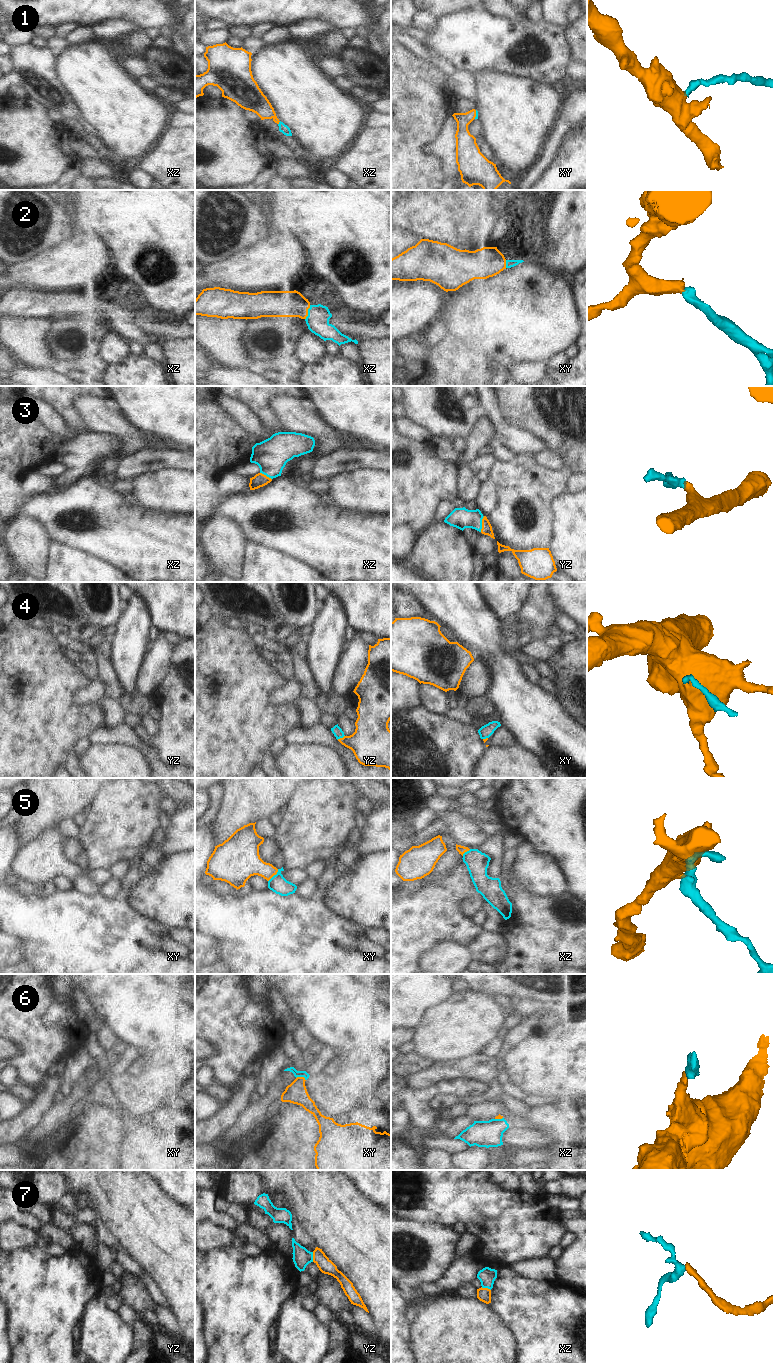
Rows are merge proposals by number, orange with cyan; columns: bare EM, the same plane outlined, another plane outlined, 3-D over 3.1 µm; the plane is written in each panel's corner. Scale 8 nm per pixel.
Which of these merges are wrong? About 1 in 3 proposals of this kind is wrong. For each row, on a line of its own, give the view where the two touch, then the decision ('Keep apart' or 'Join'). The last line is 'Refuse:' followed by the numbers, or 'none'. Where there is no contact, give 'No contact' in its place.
1: Touches orange in xz. Join
2: Touches orange in xz. Join
3: Touches orange in yz. Join
4: Touches orange in yz. Join
5: Touches orange in xy. Keep apart
6: Touches orange in xy. Keep apart
7: Touches orange in yz. Join
Refuse: 5, 6.

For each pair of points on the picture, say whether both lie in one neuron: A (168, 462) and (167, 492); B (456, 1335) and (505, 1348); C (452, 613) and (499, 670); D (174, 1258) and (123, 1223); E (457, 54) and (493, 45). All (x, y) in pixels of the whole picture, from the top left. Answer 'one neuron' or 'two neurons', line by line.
A: two neurons
B: one neuron
C: one neuron
D: one neuron
E: one neuron

